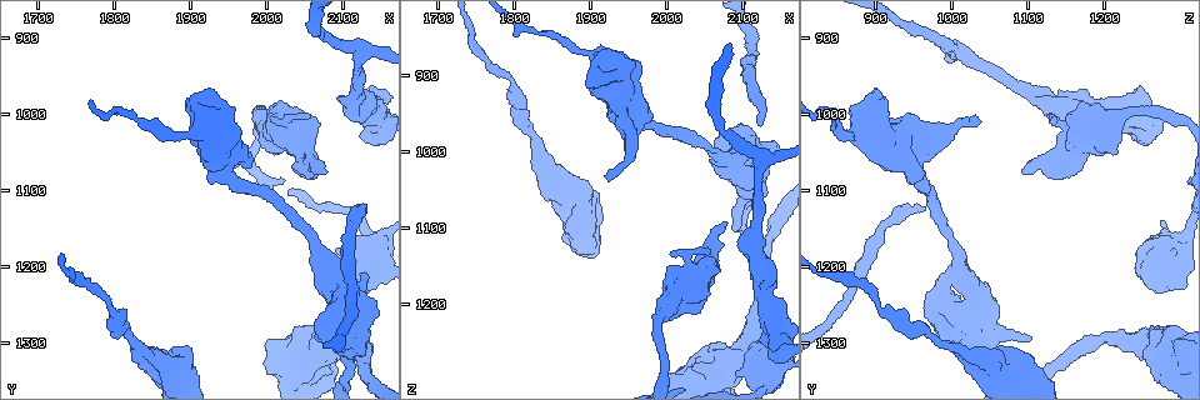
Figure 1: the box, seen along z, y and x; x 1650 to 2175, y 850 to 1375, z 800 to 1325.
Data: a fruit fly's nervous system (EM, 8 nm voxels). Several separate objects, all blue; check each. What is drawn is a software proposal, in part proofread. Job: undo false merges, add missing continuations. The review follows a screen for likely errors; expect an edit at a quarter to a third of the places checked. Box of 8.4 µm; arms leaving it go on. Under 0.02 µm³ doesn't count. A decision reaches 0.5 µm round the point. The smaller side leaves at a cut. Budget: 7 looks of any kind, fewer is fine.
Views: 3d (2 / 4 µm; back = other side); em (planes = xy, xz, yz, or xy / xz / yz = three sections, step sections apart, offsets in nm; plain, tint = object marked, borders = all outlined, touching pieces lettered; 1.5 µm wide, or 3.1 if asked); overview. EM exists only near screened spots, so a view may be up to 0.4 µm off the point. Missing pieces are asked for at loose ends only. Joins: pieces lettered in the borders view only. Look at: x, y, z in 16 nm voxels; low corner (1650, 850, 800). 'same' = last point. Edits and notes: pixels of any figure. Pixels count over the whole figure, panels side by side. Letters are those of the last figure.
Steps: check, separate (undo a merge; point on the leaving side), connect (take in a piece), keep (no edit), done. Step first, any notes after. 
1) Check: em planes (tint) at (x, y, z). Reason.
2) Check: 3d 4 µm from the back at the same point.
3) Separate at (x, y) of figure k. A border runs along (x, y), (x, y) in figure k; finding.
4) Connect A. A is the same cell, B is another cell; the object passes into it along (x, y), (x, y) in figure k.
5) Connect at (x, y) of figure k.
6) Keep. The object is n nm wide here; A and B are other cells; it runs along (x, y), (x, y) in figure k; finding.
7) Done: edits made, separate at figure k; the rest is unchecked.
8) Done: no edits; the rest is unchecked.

Check: 3d 2 µm at (1830, 1295, 980). Sudden change in width.

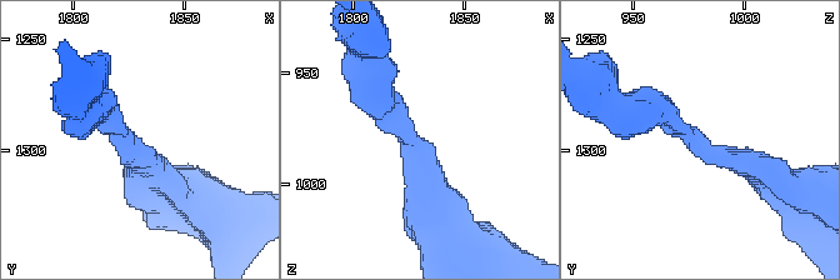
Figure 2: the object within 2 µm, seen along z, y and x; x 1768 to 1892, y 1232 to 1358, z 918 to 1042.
Check: em yz step 4 (tint) at (1829, 1300, 982). The arms are 240, 280 nm wide.

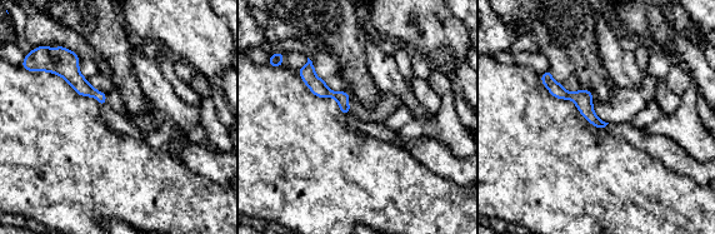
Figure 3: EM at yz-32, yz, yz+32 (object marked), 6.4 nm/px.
Check: em planes (borders) at the same point.

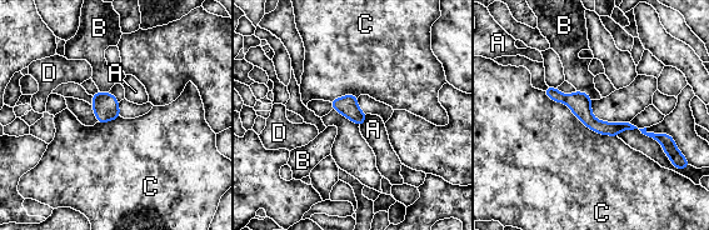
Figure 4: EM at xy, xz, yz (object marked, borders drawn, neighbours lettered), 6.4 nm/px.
Keep. The object is 130 nm wide here; A, B, C and D are other cells; a border runs along (543, 91), (594, 131), (617, 136) in figure 4; all the same neuron.

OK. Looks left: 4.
Check: 3d 2 µm at (2080, 1075, 1095).

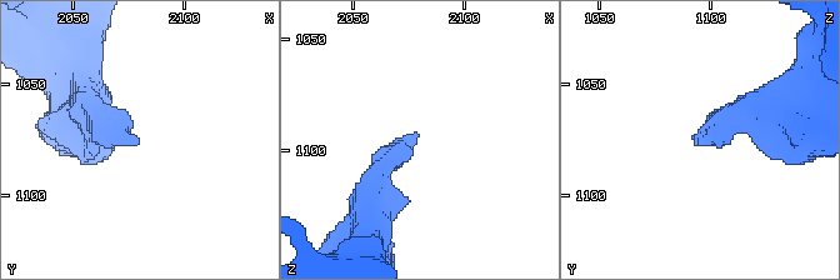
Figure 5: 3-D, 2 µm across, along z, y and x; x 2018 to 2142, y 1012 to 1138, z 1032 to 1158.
Check: em xz step 4 (plain) at (2078, 1077, 1092). Need the tissue.

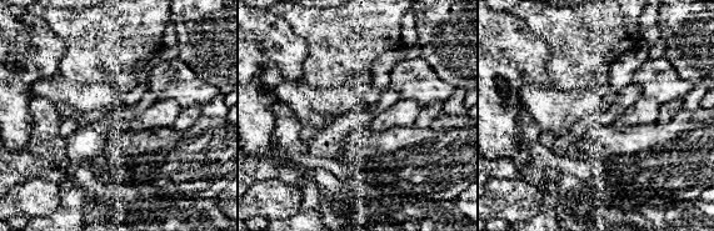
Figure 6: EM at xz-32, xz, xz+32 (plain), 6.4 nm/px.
Check: em xz step 4 (borders) at the same point. What lies round it.

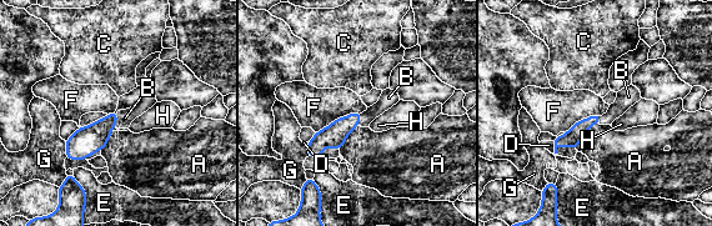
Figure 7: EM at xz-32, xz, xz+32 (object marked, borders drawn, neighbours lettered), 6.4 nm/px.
Connect B. B is the same cell, A, C, D, E, F, G and H are other cells; it goes on there.

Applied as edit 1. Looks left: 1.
Done: edits made, connect at figure 7; the rest is unchecked.

